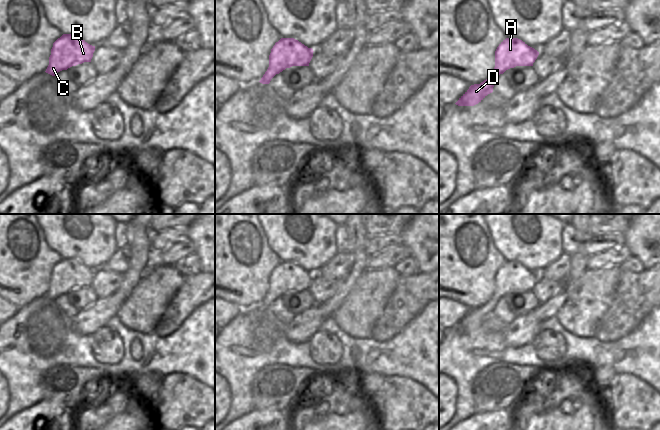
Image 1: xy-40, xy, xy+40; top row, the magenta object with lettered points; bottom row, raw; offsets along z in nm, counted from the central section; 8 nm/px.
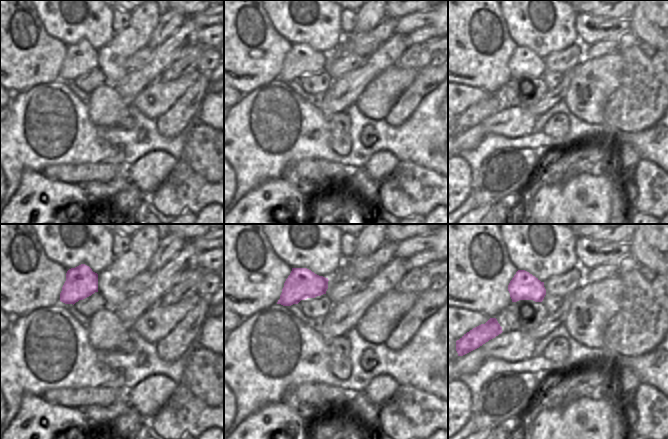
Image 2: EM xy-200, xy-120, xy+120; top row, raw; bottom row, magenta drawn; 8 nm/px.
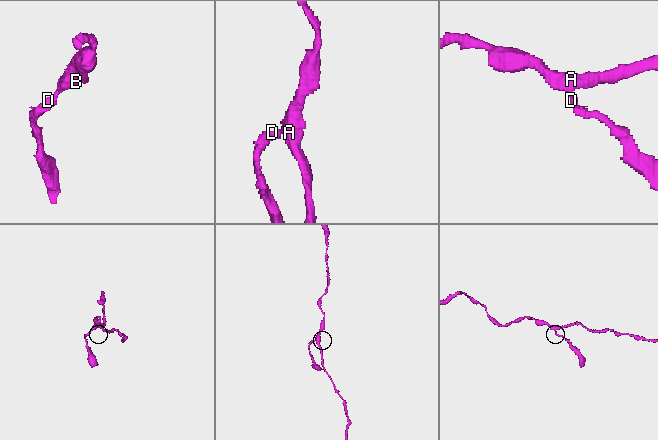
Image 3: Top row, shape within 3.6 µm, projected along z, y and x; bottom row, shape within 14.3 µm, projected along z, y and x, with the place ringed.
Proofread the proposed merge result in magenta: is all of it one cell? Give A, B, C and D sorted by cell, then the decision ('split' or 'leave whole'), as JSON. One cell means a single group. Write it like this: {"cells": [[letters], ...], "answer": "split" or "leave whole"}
{"cells": [["A", "B", "C", "D"]], "answer": "leave whole"}

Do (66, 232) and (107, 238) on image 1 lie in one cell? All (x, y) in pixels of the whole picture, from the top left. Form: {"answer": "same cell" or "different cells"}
{"answer": "same cell"}

